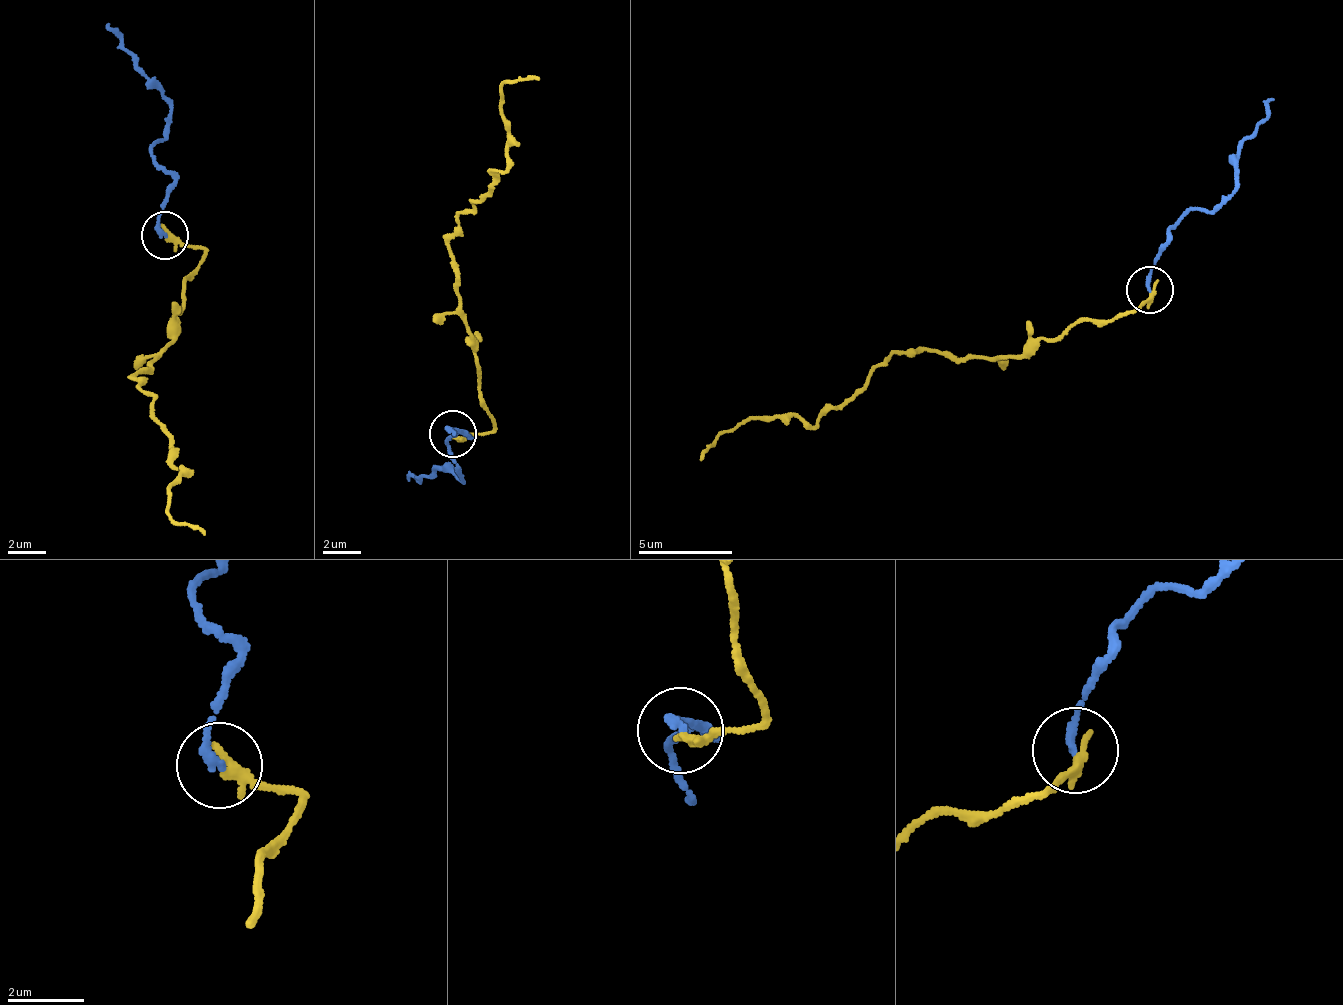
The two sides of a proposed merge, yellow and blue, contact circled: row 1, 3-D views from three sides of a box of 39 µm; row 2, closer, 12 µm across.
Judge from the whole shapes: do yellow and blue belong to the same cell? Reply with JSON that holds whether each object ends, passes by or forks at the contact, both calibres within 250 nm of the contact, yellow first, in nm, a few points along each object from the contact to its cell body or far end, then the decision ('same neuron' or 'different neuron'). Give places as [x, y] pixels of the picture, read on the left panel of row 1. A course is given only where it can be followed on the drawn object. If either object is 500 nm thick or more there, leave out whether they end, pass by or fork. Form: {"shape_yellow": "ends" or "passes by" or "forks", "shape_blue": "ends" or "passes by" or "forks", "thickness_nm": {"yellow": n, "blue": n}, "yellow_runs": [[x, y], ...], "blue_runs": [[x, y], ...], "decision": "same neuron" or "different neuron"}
{"shape_yellow": "ends", "shape_blue": "ends", "thickness_nm": {"yellow": 320, "blue": 220}, "yellow_runs": [[163, 238], [203, 254], [168, 345], [133, 379], [151, 393], [153, 416], [186, 470], [167, 511], [205, 537]], "blue_runs": [[163, 234], [159, 211], [171, 179], [150, 151], [164, 133], [168, 99], [140, 71], [108, 24]], "decision": "different neuron"}

